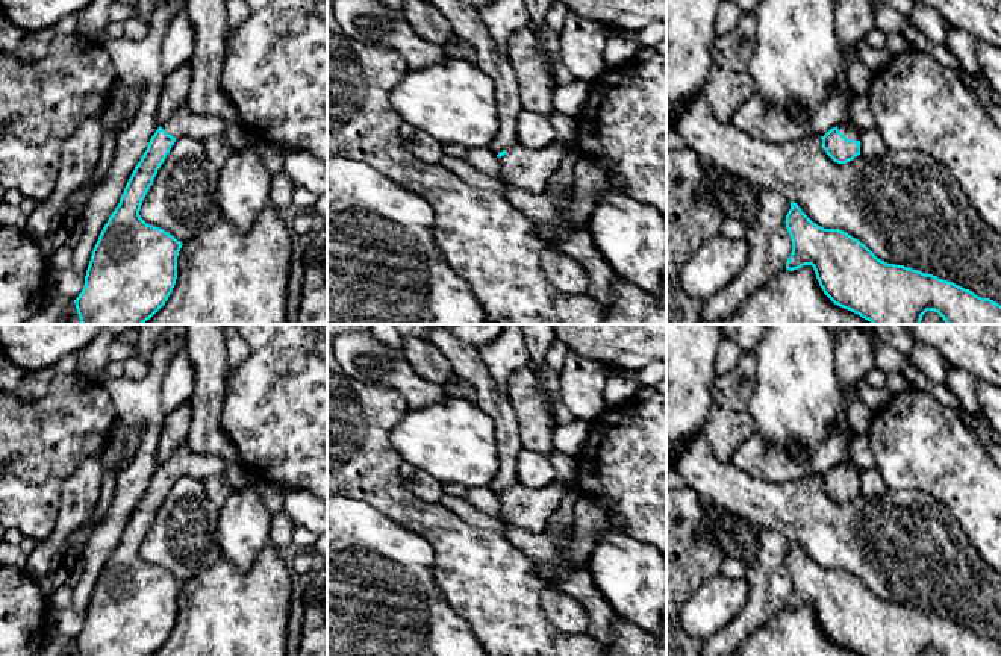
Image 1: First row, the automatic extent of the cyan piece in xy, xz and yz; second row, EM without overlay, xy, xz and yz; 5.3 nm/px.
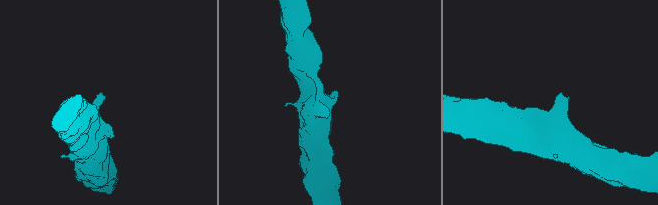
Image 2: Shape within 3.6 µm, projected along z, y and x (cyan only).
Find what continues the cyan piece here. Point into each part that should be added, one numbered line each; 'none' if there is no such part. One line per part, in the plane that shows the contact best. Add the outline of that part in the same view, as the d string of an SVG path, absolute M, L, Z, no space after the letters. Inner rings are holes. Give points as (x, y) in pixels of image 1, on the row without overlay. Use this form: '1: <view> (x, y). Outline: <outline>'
1: yz (847, 467). Outline: M848 456L837 464L837 468L845 477L860 480L862 470Z

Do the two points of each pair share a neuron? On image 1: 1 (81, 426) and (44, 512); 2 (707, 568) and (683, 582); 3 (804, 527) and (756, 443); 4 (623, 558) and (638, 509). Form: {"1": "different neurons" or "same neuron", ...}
{"1": "same neuron", "2": "same neuron", "3": "different neurons", "4": "different neurons"}

